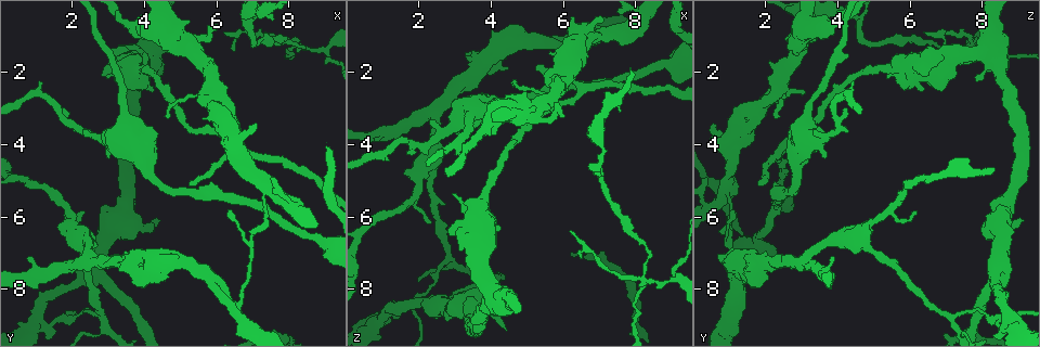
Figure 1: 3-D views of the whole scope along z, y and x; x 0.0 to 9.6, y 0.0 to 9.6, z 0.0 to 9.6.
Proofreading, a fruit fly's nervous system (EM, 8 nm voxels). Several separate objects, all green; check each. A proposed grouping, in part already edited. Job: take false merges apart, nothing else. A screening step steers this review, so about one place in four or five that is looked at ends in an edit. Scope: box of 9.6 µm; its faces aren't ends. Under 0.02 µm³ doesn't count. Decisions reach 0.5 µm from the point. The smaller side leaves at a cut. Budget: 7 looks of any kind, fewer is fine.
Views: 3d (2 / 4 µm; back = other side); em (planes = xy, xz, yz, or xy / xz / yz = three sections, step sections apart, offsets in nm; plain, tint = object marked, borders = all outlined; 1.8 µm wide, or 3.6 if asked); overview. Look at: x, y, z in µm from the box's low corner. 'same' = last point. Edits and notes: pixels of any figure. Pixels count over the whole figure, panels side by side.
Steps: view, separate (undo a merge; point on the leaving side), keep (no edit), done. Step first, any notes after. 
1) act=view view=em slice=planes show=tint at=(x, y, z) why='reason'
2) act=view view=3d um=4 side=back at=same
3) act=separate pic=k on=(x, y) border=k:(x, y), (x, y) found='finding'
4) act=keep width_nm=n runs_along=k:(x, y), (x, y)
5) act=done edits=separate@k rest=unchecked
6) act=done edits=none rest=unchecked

act=view view=3d um=2 side=back at=(7.35, 5.25, 0.90) why='abrupt turn'

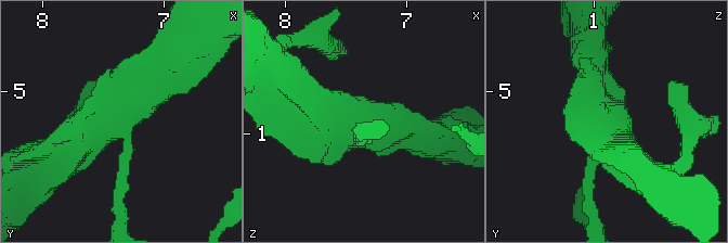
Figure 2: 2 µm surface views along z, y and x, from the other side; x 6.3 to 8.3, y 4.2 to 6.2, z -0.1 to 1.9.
act=view view=em slice=planes show=tint at=(7.38, 5.26, 0.88) arms=3 why='now the EM'

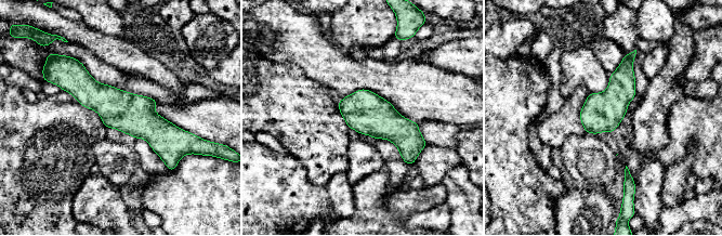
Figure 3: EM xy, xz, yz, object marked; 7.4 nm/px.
act=keep runs_along=3:(63, 86), (181, 138) found='continuous, no second cell'

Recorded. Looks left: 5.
act=view view=3d um=2 at=(6.50, 8.45, 1.25) why='thick turns thin'

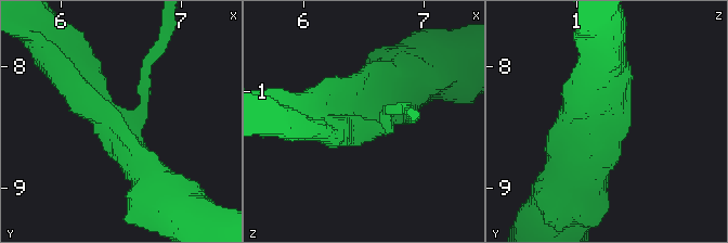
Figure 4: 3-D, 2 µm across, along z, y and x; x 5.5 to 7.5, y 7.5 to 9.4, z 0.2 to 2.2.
act=view view=em slice=planes show=borders at=(6.48, 8.42, 1.28) arms=3

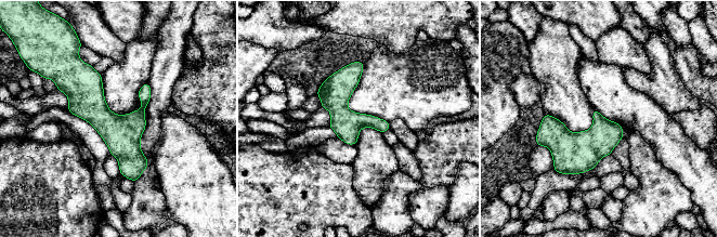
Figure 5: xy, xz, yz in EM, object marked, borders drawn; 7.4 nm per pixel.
act=keep width_nm=220 runs_along=5:(82, 66), (134, 178) found='all the same cell'

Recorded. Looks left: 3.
act=view view=3d um=2 at=(1.00, 8.60, 8.70) why='calibre changes'

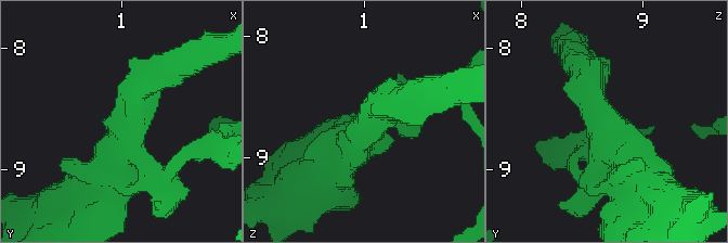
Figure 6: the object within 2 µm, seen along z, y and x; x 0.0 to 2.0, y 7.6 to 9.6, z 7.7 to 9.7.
act=view view=em slice=yz step=4 show=tint at=(1.08, 8.60, 8.66) arms=3 why='now the EM'

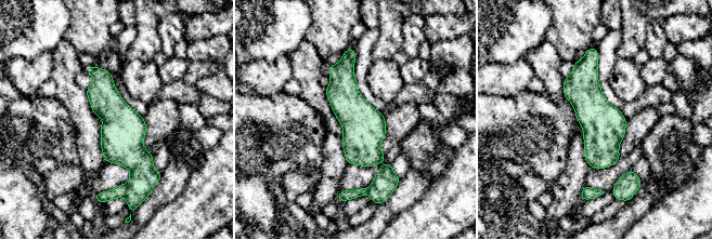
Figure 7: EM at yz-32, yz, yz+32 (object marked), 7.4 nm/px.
act=view view=em slice=planes show=borders at=same

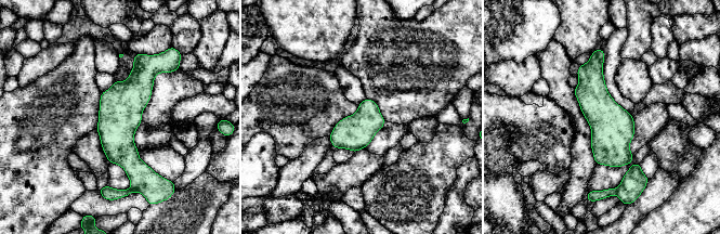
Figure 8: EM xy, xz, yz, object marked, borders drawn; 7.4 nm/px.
act=keep runs_along=8:(139, 57), (139, 86), (126, 102), (135, 182) found='continuous, no second cell'

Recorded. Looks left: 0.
act=done edits=none rest=unchecked

